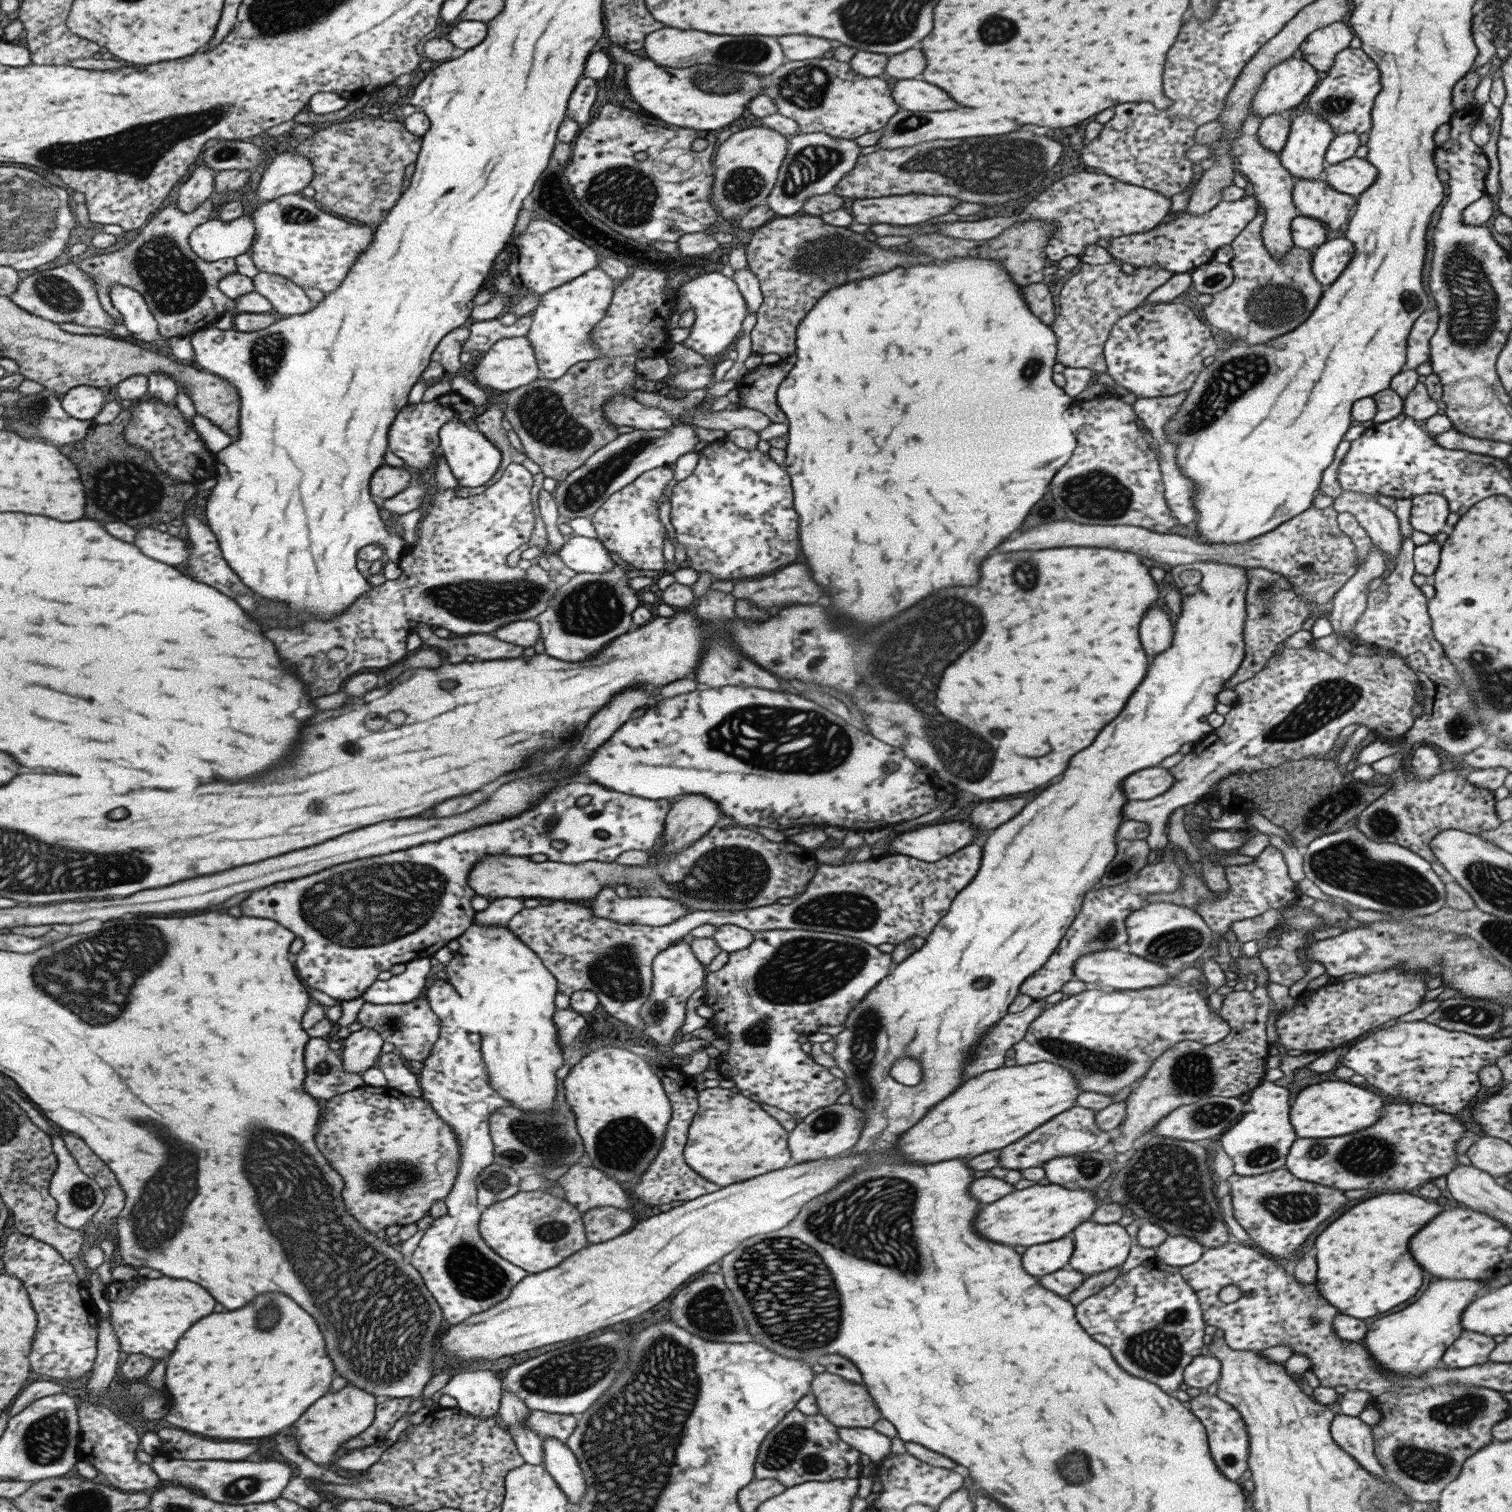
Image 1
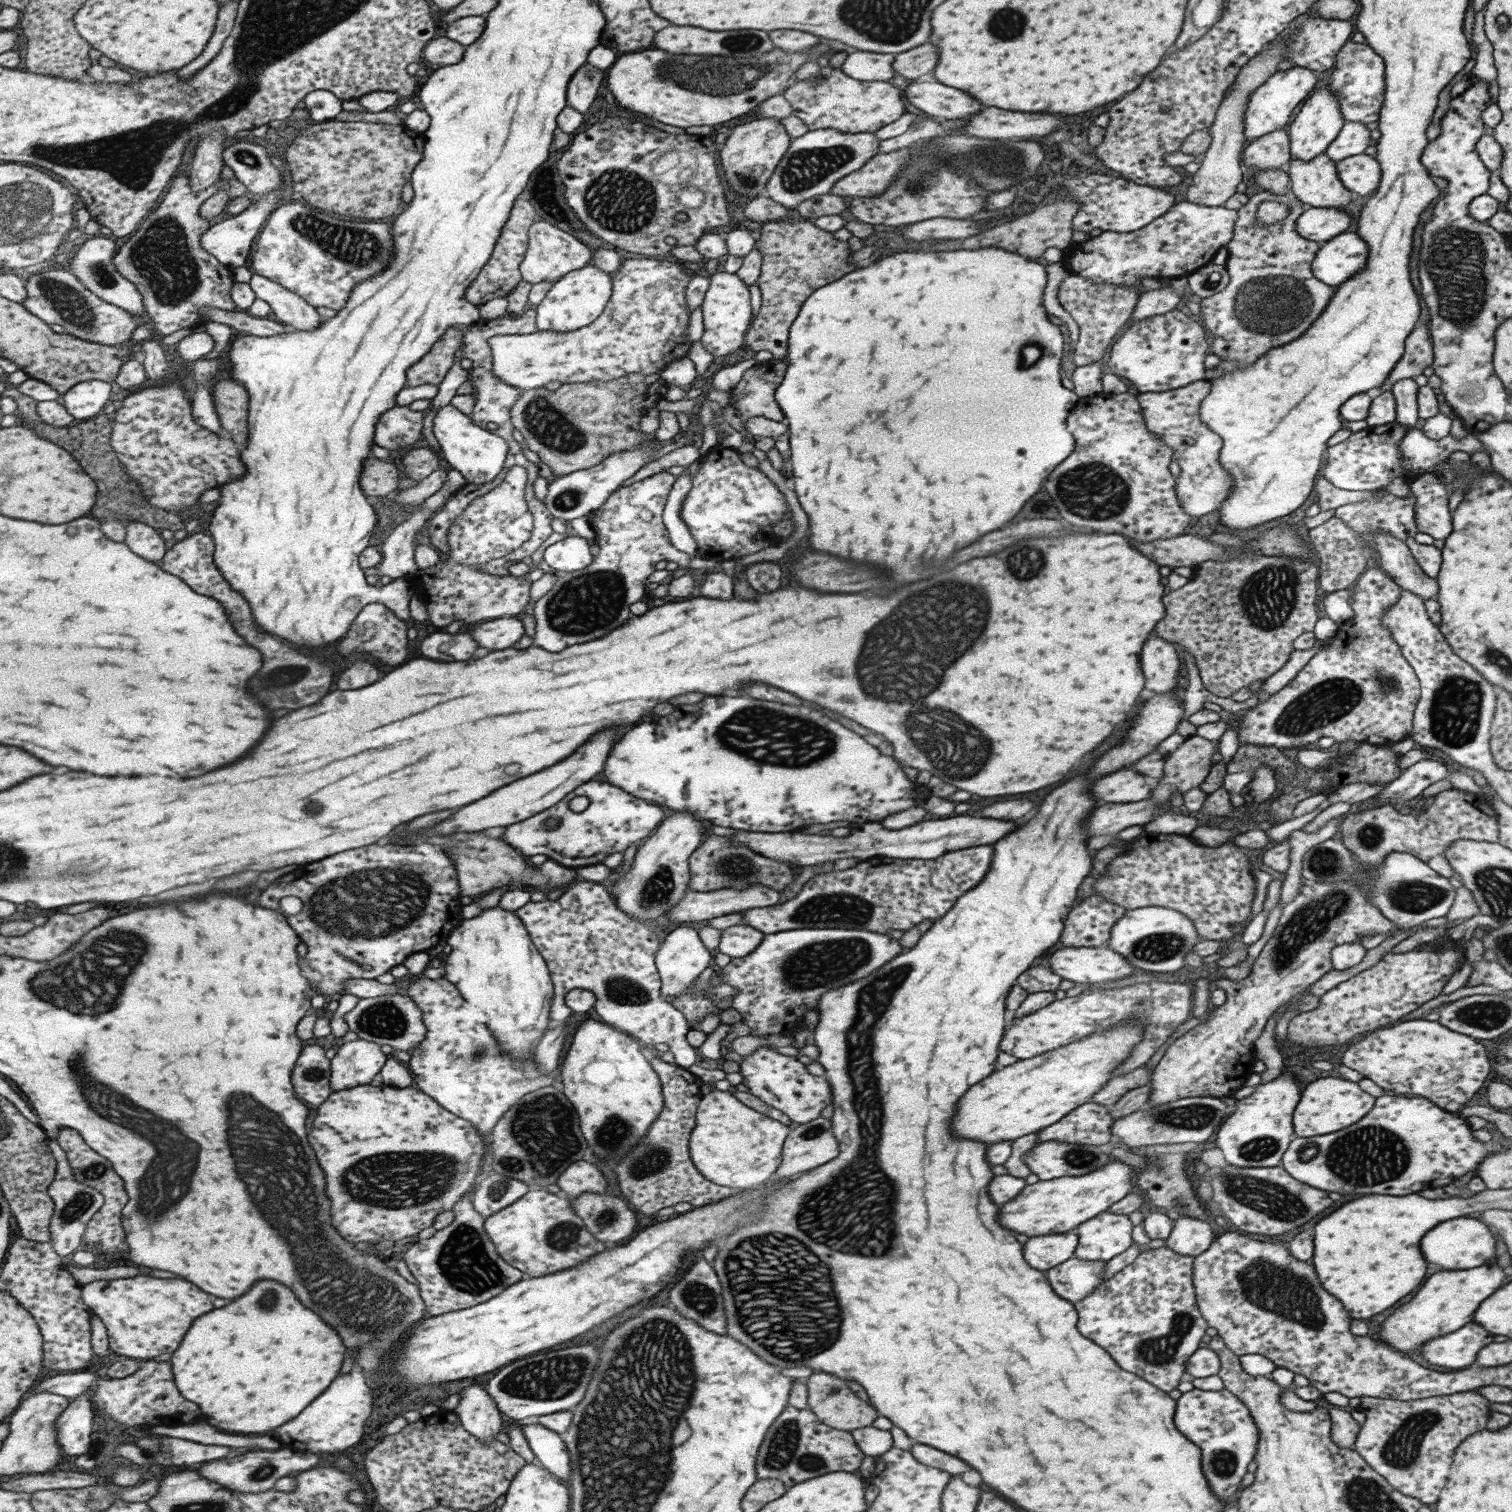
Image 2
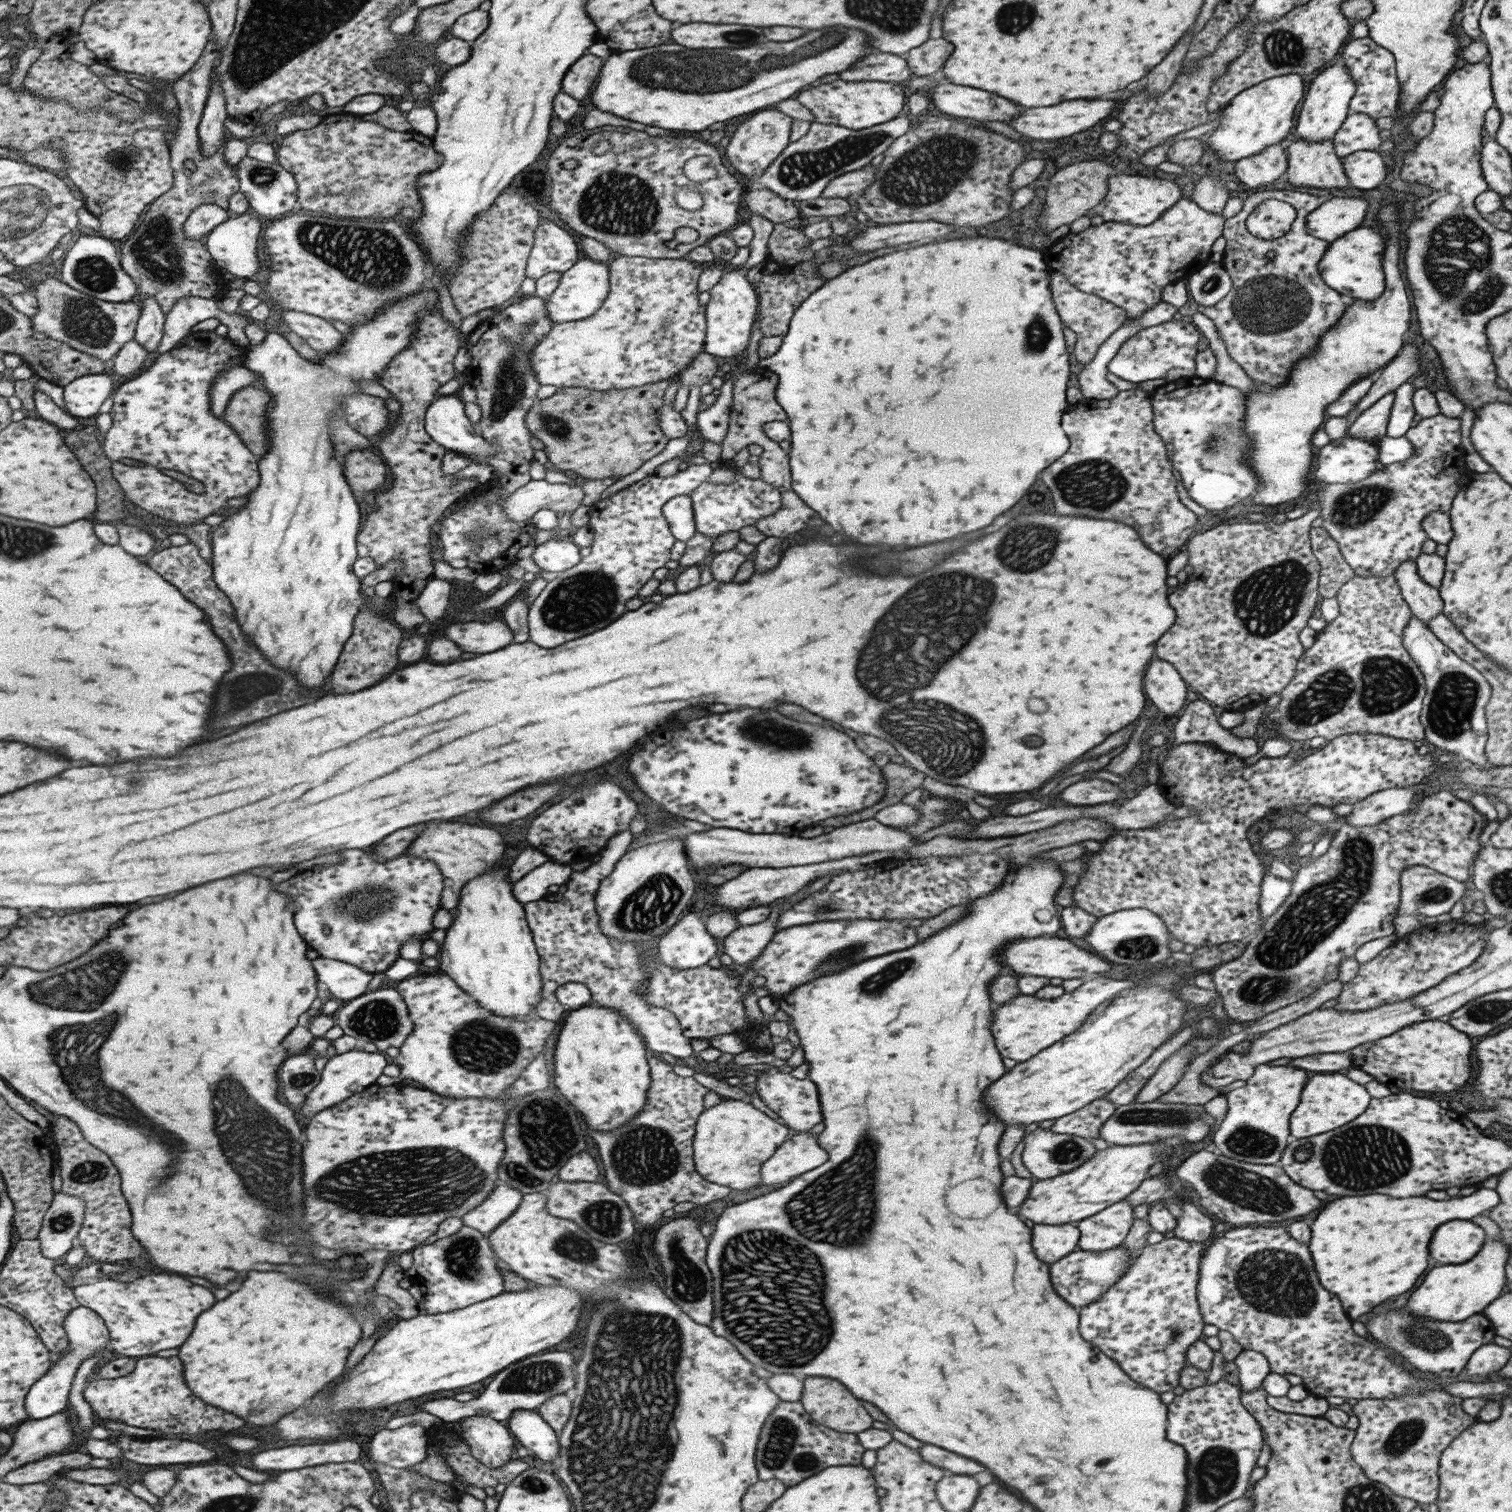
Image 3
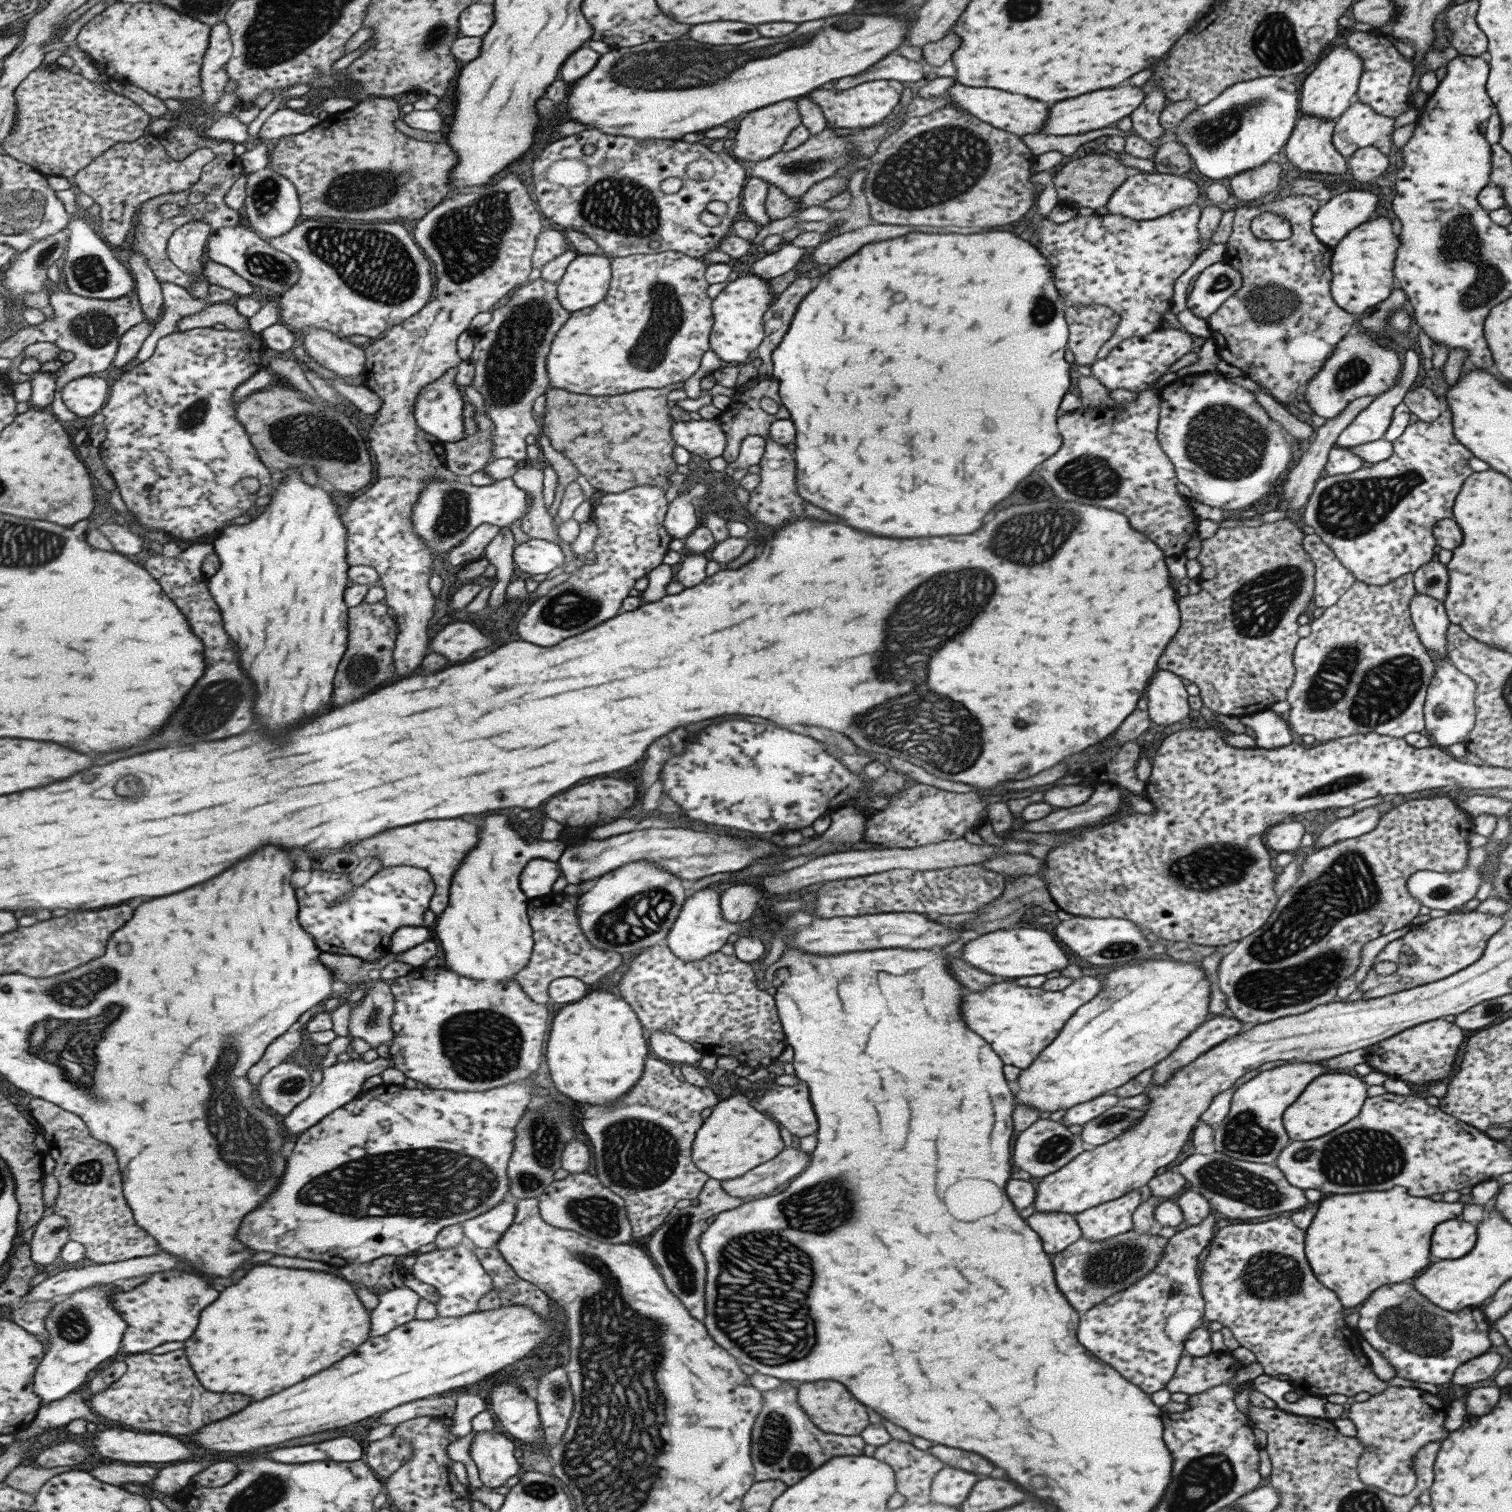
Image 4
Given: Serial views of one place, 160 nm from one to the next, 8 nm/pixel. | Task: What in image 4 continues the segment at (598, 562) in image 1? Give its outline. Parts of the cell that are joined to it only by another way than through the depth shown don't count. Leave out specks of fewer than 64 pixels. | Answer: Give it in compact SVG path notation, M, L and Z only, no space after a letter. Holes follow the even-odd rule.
M529 539L512 552L514 568L527 574L547 574L563 564L560 546L546 540Z

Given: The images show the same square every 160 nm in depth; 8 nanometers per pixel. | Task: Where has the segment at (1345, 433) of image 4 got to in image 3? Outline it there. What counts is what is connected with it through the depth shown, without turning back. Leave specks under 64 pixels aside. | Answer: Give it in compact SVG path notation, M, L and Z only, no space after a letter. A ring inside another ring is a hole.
M1389 393L1360 412L1346 429L1346 435L1359 440L1376 440L1386 436L1386 424L1394 394Z

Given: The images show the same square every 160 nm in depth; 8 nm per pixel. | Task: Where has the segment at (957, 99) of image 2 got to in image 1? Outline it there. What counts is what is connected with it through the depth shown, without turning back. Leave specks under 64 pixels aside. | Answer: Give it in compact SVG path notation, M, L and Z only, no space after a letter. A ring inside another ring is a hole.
M898 79L893 85L891 96L901 109L911 112L941 112L953 110L957 106L943 90L923 80Z

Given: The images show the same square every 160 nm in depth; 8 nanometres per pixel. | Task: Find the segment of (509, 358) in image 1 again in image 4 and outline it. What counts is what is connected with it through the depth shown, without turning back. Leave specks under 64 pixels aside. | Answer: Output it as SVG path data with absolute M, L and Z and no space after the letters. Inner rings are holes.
M673 251L610 258L610 280L603 300L592 307L570 312L565 324L559 328L551 341L549 353L545 357L545 370L550 386L581 395L615 396L642 388L663 388L687 380L699 368L703 353L710 348L708 338L714 320L711 312L712 299L705 294L708 287L704 277L705 269L706 266L701 259L693 259L681 252Z

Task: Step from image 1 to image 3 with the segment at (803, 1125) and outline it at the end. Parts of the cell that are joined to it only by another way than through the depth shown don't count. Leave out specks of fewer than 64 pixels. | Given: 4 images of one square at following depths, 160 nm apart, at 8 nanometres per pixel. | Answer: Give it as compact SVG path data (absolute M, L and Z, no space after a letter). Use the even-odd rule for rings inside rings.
M800 1132L782 1142L775 1154L761 1164L759 1184L789 1183L793 1178L823 1164L825 1159L826 1152L817 1144L817 1139L811 1133Z

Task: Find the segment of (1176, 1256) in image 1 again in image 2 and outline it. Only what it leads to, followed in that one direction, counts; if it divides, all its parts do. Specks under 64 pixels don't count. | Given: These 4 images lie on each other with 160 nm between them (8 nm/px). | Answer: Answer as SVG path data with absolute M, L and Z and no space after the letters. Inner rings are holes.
M1179 1217L1173 1221L1164 1246L1181 1256L1189 1255L1195 1258L1207 1249L1216 1237L1217 1231L1210 1220Z

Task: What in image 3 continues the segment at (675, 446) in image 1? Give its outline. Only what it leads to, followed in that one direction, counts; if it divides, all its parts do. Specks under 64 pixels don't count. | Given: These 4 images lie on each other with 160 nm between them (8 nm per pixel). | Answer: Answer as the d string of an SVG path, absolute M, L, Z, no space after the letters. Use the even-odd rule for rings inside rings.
M544 479L530 480L523 487L513 491L500 504L506 520L522 522L541 510L553 510L558 516L573 512L583 499L581 482L575 484L549 483Z

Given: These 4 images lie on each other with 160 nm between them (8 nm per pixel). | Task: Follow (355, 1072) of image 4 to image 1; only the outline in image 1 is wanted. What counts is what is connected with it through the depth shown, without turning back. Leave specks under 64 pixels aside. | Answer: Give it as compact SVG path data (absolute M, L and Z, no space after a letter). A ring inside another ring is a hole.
M365 1028L351 1033L343 1040L341 1049L347 1072L362 1074L378 1064L383 1052L384 1038L378 1030Z

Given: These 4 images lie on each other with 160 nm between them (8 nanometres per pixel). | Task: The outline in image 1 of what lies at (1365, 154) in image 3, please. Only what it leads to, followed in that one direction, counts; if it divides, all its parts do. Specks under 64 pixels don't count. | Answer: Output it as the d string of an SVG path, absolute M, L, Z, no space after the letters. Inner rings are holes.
M1351 157L1334 165L1326 164L1322 178L1337 192L1356 197L1374 183L1377 169L1364 158Z

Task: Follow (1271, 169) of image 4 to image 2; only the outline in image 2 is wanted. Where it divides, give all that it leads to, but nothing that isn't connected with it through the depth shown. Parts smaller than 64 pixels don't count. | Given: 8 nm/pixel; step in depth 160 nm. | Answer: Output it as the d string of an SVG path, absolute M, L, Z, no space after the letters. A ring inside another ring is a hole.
M1282 128L1268 132L1244 145L1241 165L1249 174L1251 170L1285 168L1291 159L1289 147L1288 135Z

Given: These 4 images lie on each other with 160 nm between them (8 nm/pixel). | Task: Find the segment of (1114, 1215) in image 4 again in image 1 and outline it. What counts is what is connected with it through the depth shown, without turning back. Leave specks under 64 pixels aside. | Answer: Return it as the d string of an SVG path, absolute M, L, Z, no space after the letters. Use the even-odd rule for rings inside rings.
M1089 1220L1078 1224L1069 1235L1072 1237L1073 1250L1067 1267L1087 1277L1121 1266L1132 1245L1125 1227L1118 1223L1097 1224Z

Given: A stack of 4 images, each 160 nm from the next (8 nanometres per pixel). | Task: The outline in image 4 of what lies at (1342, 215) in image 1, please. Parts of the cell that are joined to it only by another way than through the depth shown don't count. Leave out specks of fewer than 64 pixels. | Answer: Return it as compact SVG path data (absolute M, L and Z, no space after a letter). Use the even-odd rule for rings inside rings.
M1303 115L1290 132L1289 138L1282 147L1288 162L1305 172L1324 172L1327 174L1343 174L1347 171L1347 158L1341 156L1332 145L1334 122L1329 119Z

